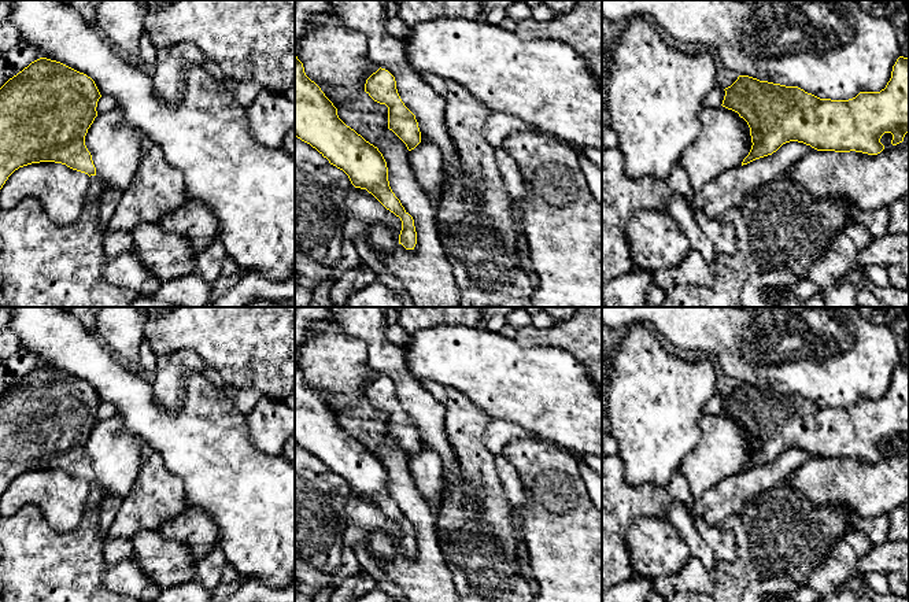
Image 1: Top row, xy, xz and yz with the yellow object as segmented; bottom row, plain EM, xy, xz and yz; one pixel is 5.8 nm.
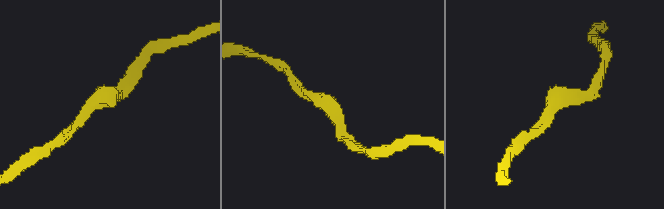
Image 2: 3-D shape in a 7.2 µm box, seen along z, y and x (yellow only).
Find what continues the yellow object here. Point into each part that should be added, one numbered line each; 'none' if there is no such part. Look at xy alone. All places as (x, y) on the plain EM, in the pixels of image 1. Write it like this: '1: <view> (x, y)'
1: xy (39, 565)

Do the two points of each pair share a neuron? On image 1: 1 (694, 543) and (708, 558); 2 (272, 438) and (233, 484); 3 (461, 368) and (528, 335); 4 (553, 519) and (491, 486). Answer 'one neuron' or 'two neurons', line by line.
1: one neuron
2: two neurons
3: two neurons
4: two neurons

